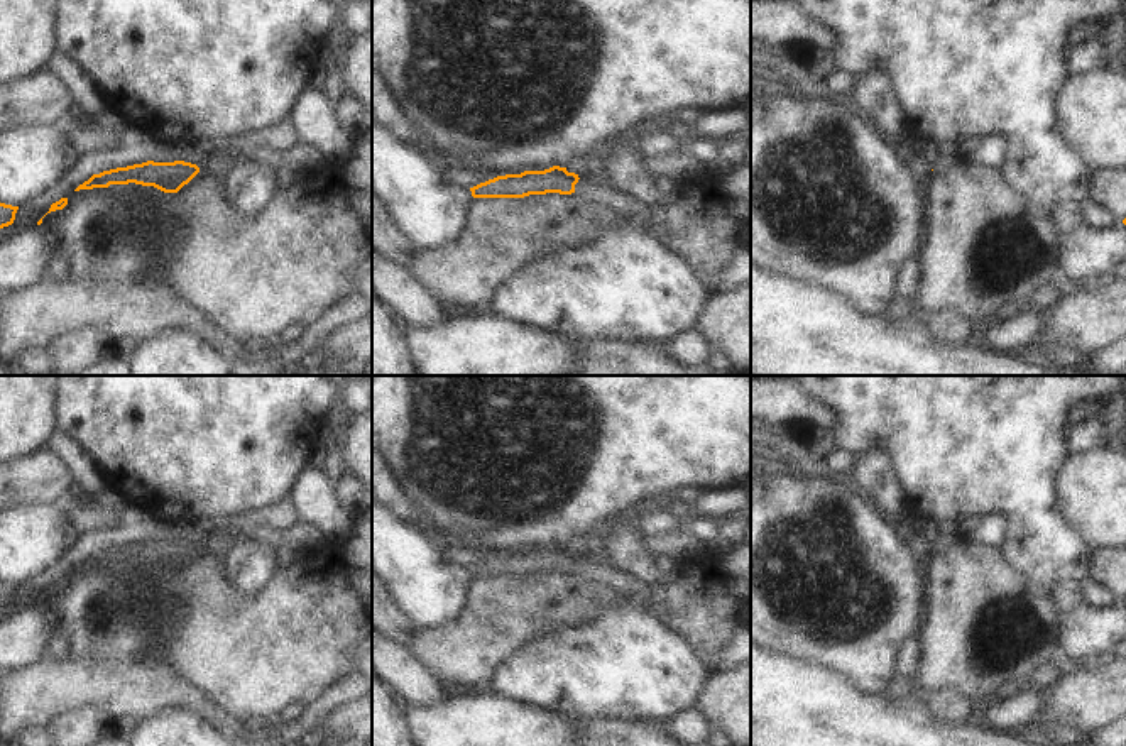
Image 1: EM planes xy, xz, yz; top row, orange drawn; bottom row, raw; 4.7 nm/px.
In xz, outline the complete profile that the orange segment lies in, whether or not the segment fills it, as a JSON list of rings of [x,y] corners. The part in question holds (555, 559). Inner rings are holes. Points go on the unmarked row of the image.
[[[553,545],[544,550],[524,550],[521,553],[506,553],[480,562],[470,567],[473,577],[524,577],[529,573],[546,573],[546,572],[560,572],[571,573],[575,572],[578,577],[609,587],[617,592],[624,599],[632,604],[642,604],[646,609],[651,609],[651,585],[622,573],[619,568],[612,567],[604,558],[580,557],[575,551],[568,551],[566,546]]]

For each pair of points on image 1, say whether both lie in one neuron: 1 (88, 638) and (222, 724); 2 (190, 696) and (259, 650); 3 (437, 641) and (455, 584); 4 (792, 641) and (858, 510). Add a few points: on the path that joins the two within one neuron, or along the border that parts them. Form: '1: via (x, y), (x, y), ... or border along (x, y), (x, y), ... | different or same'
1: border along (154, 653), (131, 662), (112, 658), (85, 662) | different
2: border along (168, 663), (224, 711), (230, 713) | different
3: border along (467, 596), (455, 618), (416, 630) | different
4: via (842, 641), (891, 613), (890, 586), (864, 560) | same

